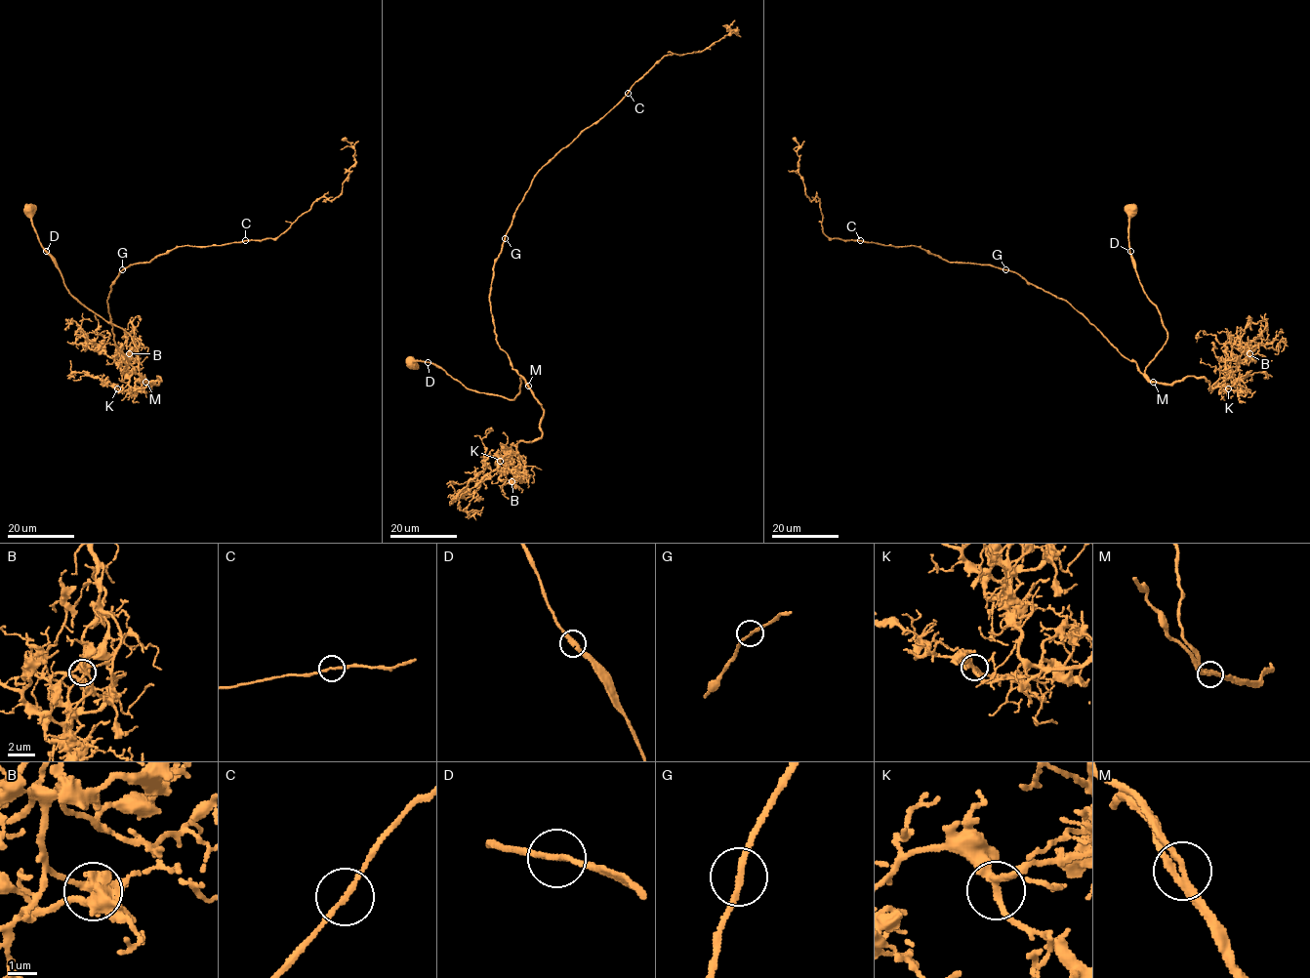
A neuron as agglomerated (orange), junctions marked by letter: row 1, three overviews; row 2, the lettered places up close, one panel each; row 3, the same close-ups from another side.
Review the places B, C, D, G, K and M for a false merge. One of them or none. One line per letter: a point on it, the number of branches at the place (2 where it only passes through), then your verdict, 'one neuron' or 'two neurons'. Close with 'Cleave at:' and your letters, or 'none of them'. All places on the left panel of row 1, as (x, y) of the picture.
B: at (129, 353); 2 branches meet; one neuron
C: at (245, 240); 2 branches meet; one neuron
D: at (46, 251); 2 branches meet; one neuron
G: at (122, 269); 2 branches meet; one neuron
K: at (117, 388); 3 branches meet; one neuron
M: at (145, 382); 2 branches meet; one neuron
Cleave at: none of them

